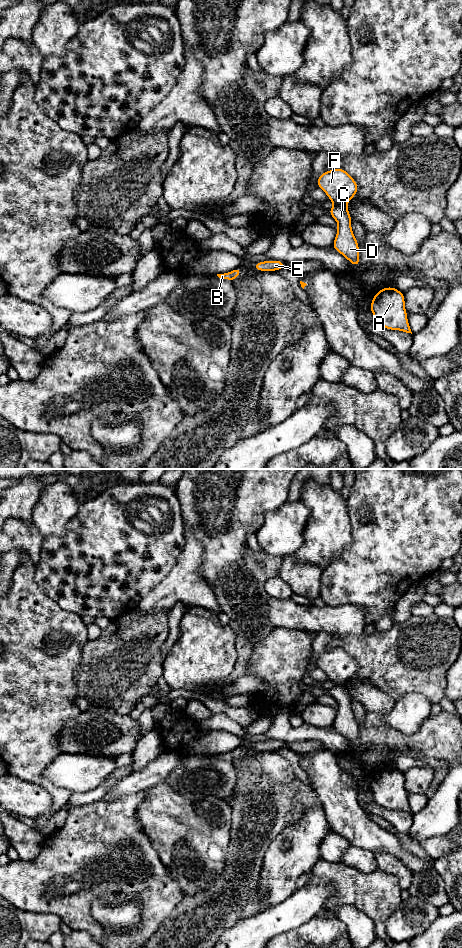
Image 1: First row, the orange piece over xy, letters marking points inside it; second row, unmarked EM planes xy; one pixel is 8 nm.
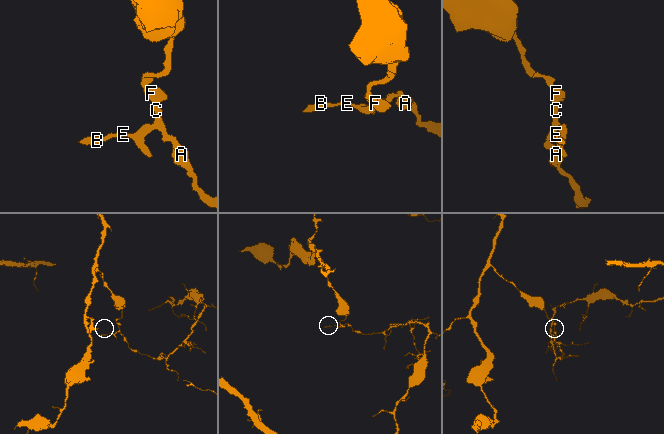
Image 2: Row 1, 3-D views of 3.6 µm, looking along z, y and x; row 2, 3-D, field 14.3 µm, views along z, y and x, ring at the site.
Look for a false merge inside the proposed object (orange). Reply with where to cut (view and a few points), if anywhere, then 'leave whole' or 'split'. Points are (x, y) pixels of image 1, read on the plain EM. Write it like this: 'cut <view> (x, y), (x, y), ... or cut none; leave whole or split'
cut xy (334, 684), (343, 684), (345, 686); split

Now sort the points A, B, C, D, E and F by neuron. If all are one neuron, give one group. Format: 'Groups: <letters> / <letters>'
Groups: A B C D E / F

